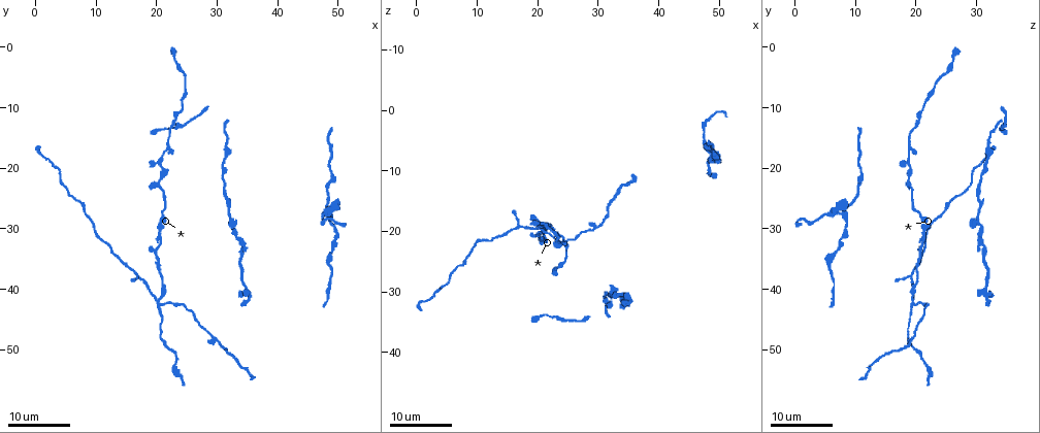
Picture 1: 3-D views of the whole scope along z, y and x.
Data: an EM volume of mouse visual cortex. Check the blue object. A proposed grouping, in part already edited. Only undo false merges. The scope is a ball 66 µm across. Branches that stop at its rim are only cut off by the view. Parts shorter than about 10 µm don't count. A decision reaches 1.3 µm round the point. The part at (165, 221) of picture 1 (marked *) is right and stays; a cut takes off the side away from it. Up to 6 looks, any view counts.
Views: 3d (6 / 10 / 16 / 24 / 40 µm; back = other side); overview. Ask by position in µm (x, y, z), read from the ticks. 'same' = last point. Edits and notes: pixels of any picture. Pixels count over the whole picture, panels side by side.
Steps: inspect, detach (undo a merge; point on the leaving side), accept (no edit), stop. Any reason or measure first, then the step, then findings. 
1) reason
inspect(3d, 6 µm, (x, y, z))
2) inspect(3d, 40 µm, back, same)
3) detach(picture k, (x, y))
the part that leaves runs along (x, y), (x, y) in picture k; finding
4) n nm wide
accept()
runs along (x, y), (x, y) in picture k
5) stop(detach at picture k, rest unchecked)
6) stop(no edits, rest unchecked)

three arms meet
inspect(3d, 24 µm, (20.5, 19.0, 18.5))

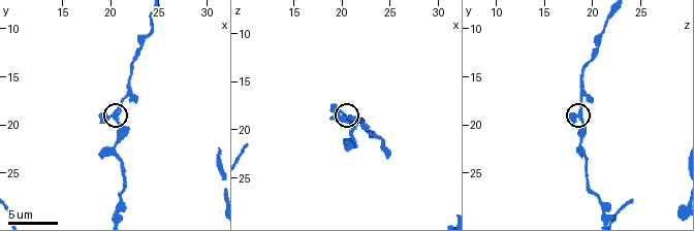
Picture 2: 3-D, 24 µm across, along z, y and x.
inspect(3d, 10 µm, (20.6, 19.2, 19.0))

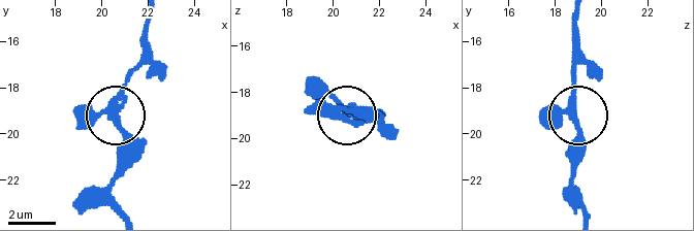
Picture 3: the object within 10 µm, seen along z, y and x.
accept()
runs along (584, 212), (573, 183), (573, 48) in picture 3; all the same cell

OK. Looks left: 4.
calibre changes
inspect(3d, 24 µm, (24.5, 7.0, 22.5))

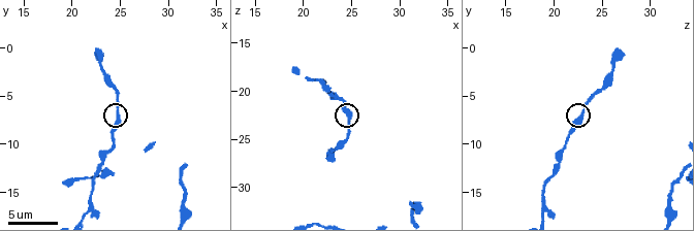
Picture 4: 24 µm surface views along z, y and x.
inspect(3d, 10 µm, (24.6, 7.4, 22.8))

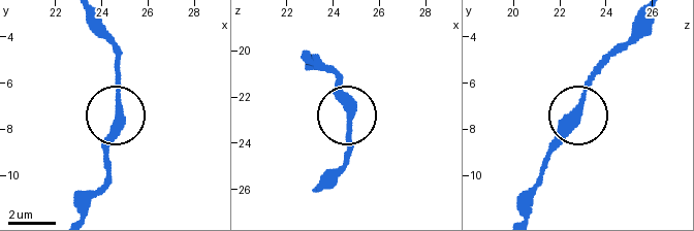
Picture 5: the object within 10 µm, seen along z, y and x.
inspect(3d, 6 µm, (24.7, 7.2, 22.8))

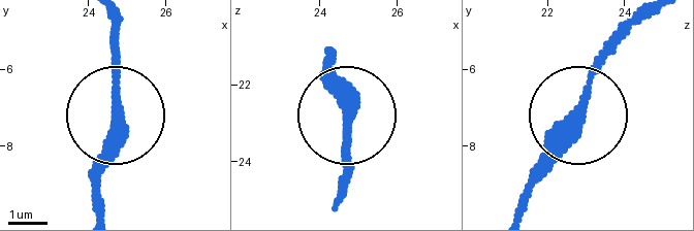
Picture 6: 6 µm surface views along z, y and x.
accept()
runs along (328, 57), (342, 109), (342, 185) in picture 6; one cell here

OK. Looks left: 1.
stop(no edits, rest unchecked)

